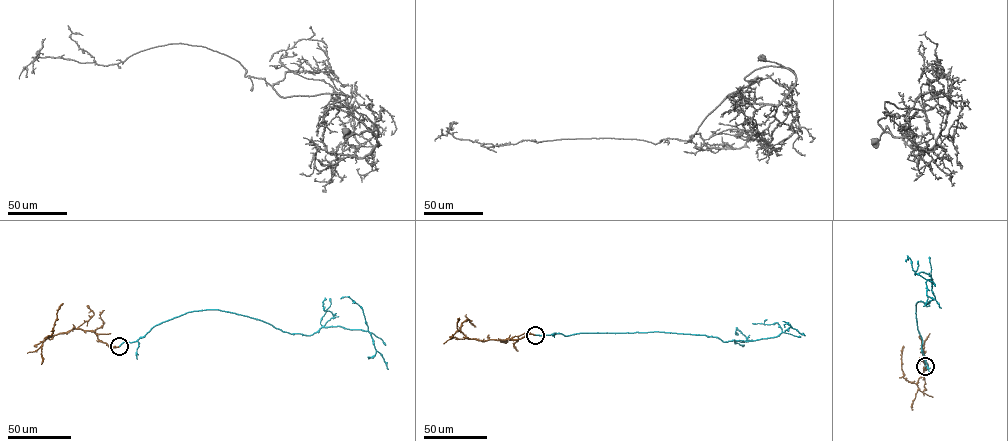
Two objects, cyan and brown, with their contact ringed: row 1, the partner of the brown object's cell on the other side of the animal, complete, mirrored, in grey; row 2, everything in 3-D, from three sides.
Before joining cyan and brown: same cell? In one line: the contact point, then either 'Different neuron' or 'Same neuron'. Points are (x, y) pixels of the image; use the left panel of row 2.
Place: (119, 346). Different neuron

